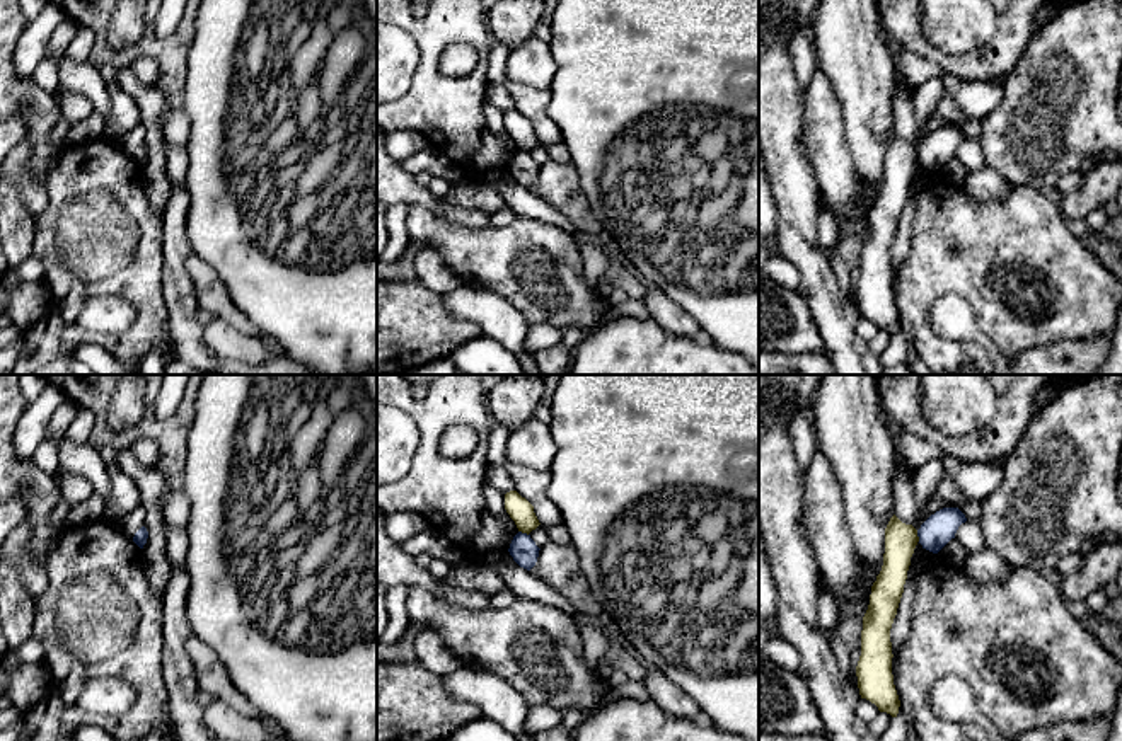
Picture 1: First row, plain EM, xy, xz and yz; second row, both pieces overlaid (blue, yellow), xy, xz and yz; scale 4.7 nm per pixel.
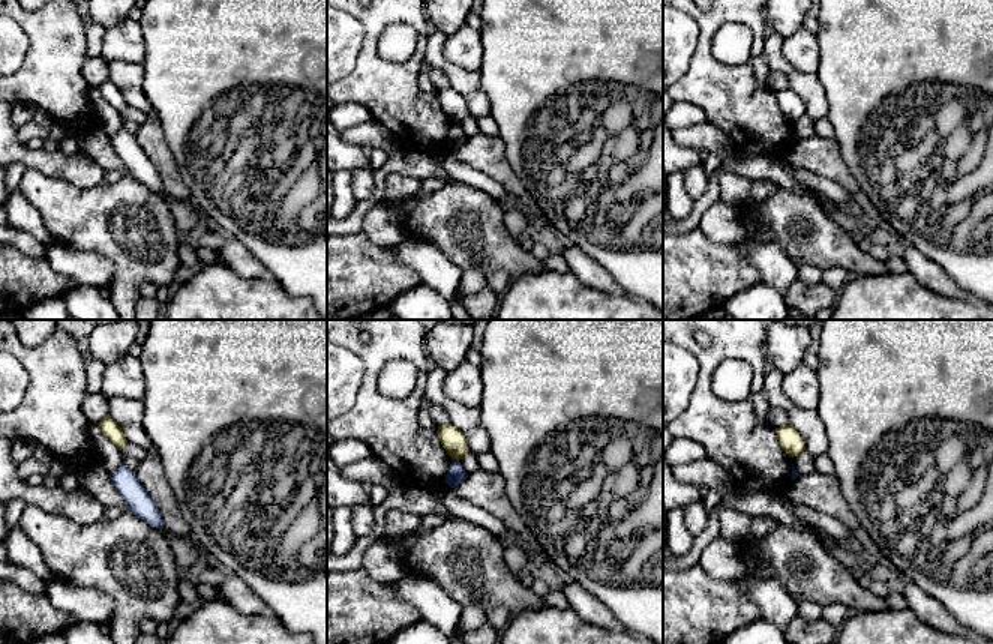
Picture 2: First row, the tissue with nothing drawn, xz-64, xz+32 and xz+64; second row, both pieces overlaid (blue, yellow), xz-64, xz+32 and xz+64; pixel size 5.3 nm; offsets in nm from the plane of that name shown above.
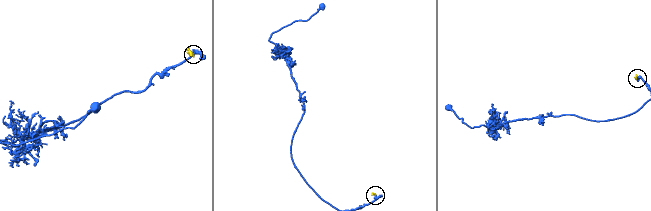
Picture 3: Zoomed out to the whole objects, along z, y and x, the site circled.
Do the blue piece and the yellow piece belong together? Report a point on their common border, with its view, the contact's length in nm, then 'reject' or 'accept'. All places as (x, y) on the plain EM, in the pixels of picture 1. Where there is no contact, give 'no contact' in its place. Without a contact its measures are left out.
contact yz (918, 154); length 60 nm; reject

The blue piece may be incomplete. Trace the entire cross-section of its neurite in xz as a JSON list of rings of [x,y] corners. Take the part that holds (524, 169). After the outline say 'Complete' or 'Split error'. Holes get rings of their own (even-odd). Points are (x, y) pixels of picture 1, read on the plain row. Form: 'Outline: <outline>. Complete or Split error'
Outline: [[[518,150],[513,155],[510,167],[508,167],[513,179],[527,189],[530,189],[535,184],[539,169],[541,167],[535,164],[530,153],[522,152],[522,150]]]. Complete

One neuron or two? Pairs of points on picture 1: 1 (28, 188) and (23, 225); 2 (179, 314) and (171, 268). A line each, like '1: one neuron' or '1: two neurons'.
1: two neurons
2: one neuron

